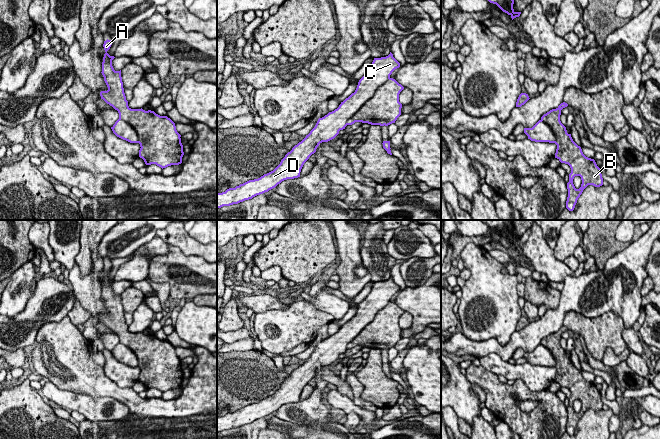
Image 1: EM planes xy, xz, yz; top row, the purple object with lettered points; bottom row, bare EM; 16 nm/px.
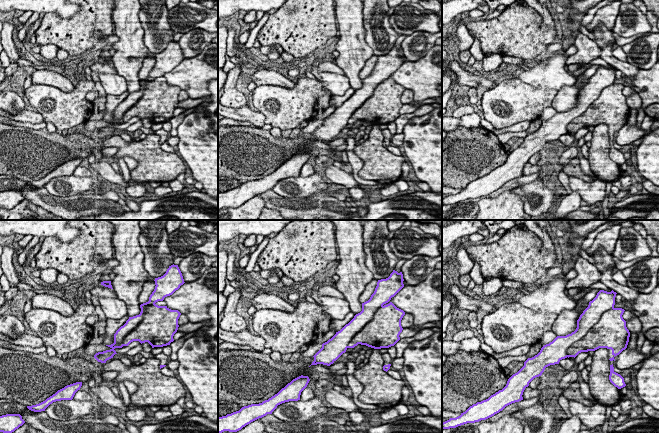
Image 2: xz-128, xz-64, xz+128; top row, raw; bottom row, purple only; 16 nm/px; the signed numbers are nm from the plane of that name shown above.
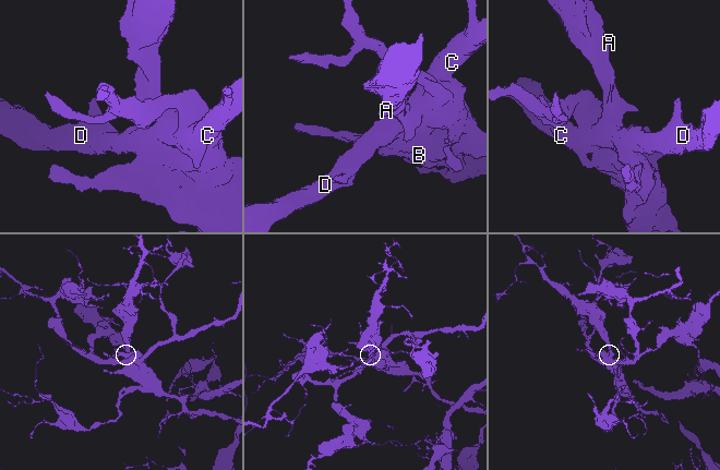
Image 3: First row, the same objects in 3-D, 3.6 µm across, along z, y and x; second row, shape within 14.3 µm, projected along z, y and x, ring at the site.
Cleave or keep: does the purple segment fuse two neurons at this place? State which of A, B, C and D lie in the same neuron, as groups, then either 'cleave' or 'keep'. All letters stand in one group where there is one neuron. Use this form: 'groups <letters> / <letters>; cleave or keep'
groups A B / C D; cleave

